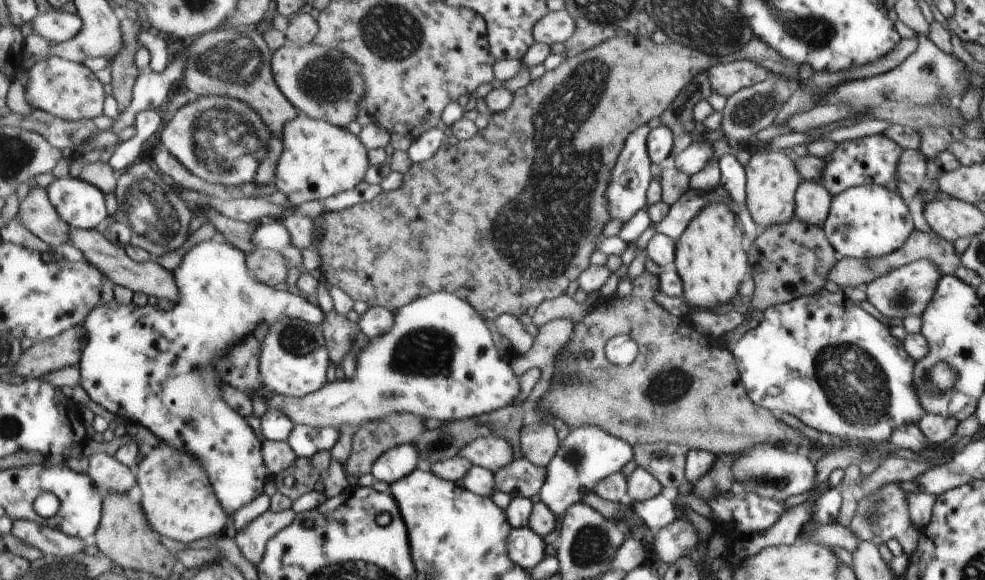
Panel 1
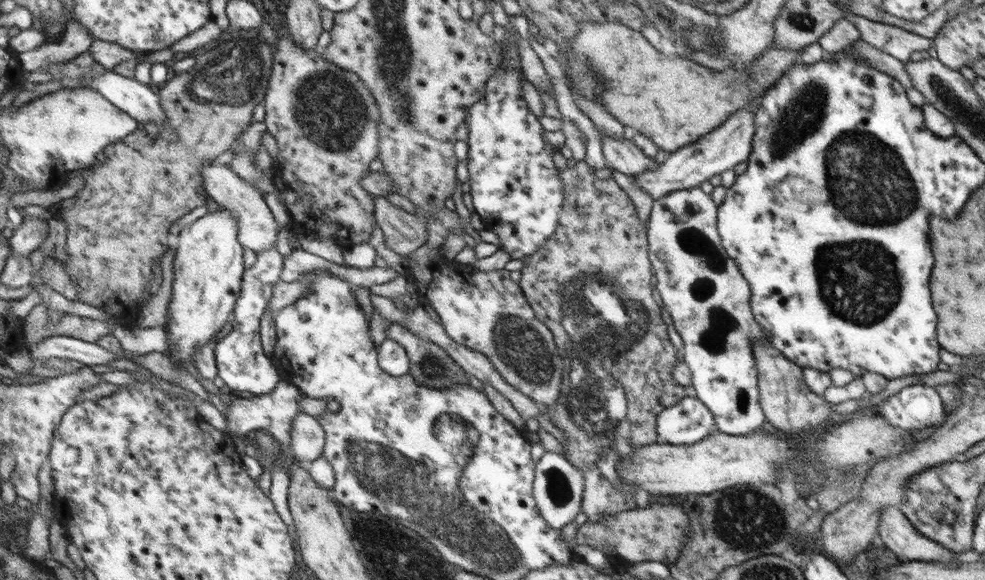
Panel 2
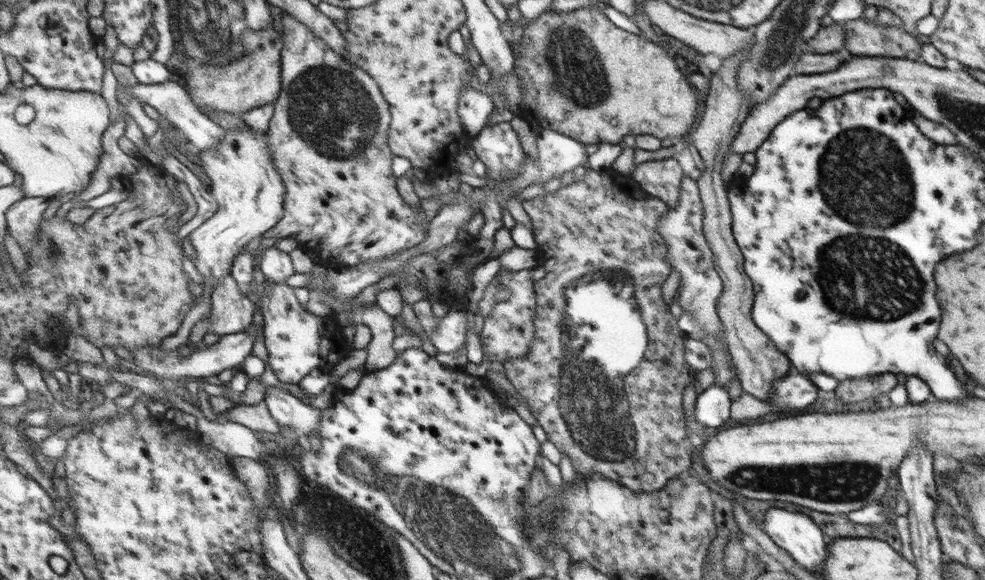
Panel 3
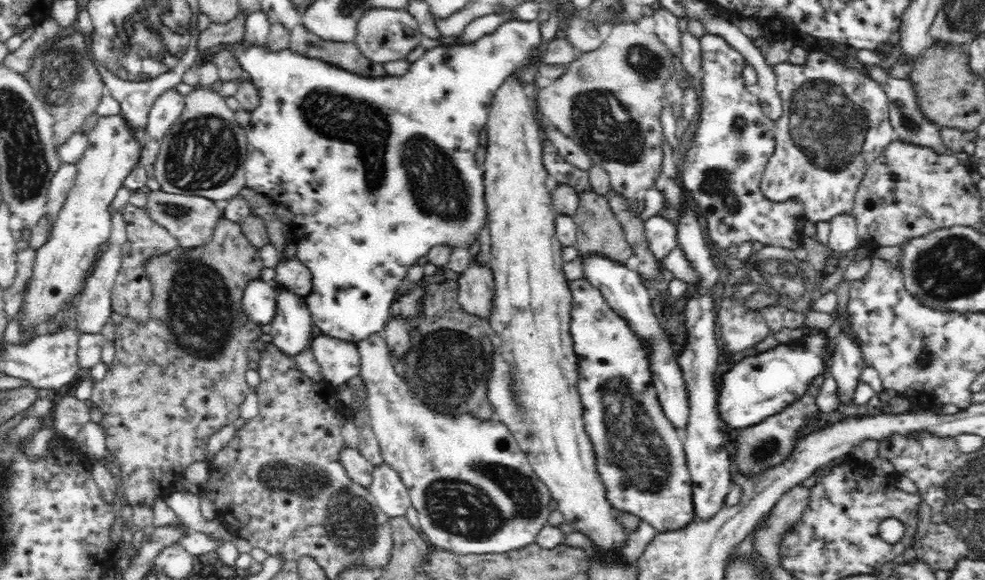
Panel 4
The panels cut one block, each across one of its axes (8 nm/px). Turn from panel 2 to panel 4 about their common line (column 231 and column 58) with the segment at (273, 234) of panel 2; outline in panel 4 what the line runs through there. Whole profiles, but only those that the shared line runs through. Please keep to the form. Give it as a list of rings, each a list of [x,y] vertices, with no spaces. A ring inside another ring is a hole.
[[[61,161],[56,172],[52,175],[47,192],[46,214],[50,221],[54,220],[56,212],[62,208],[67,194],[74,188],[78,167],[76,163]]]

